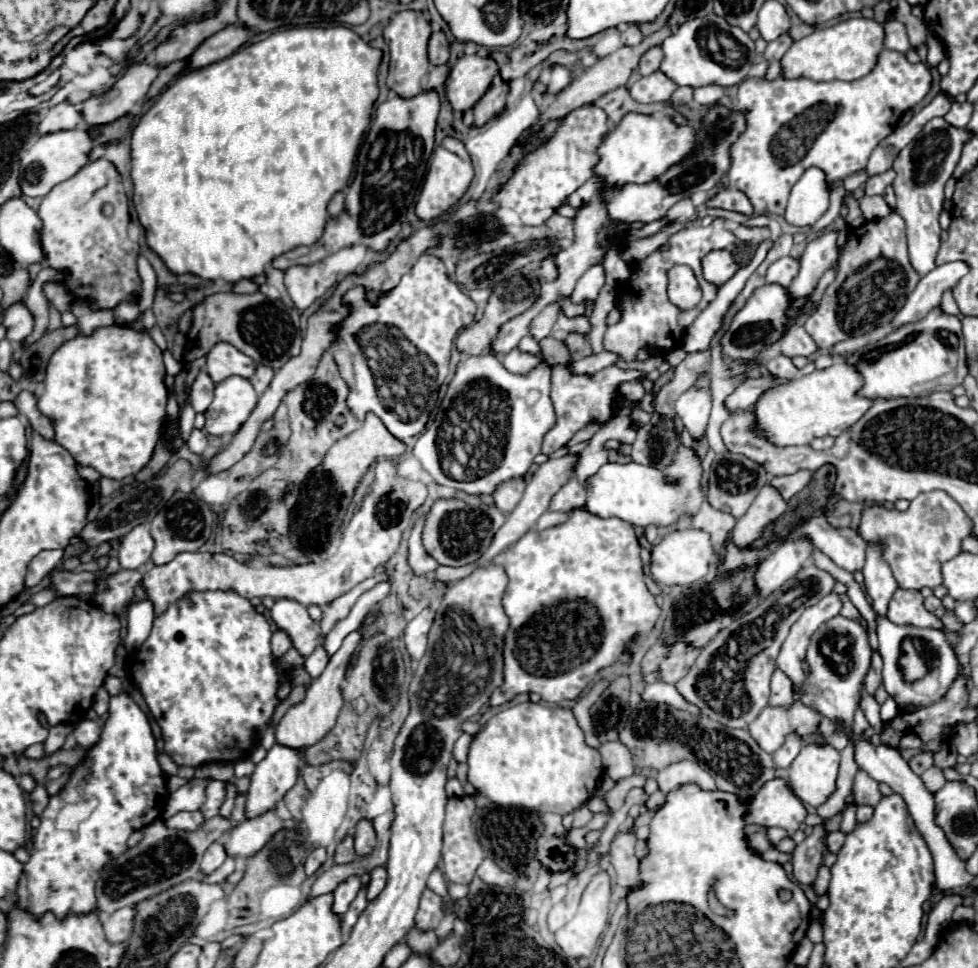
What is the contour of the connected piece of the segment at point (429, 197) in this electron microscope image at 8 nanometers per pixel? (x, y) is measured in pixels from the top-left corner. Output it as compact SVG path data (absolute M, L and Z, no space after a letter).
M453 137L443 139L443 143L435 147L429 159L429 173L427 173L421 197L417 201L417 207L415 207L417 217L423 221L435 221L441 215L445 215L457 203L457 191L459 191L459 199L465 195L471 179L473 179L473 167L471 167L471 159L463 143Z

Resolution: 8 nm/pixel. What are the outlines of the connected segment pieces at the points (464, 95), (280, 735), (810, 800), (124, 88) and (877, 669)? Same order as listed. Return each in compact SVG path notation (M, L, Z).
M463 55L445 83L447 99L453 111L469 111L473 105L485 95L491 87L493 77L497 75L497 63L491 57L477 57L477 55Z
M359 631L351 633L345 637L341 649L331 657L327 669L323 671L321 677L313 679L311 685L307 687L307 695L301 703L293 705L285 717L279 721L277 729L275 729L275 737L277 737L277 743L285 745L285 747L291 747L291 749L297 749L297 751L303 751L307 747L311 747L313 743L319 743L333 727L335 727L335 721L337 721L337 715L339 715L339 709L343 705L343 697L341 697L341 681L345 677L345 669L347 669L347 663L349 663L349 657L351 653L355 651L355 647L359 645L361 641L361 635Z
M803 745L799 757L789 767L789 785L793 793L811 807L819 807L837 789L839 775L839 753L829 745Z
M137 63L127 69L127 73L101 97L91 97L83 103L81 115L89 127L107 125L123 115L131 113L147 95L151 83L155 81L159 69Z
M873 651L873 657L871 657L871 667L869 667L869 671L867 671L867 675L865 675L865 681L863 681L863 685L865 685L865 691L867 693L875 693L875 689L879 687L879 683L881 683L881 667L883 667L883 661L881 661L881 655L879 655L879 651Z

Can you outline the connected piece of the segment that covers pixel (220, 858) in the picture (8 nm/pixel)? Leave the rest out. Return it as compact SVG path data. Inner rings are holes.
M213 843L213 845L205 851L205 855L203 855L201 873L205 873L205 875L213 873L215 869L219 869L219 867L223 865L225 859L227 859L227 855L225 855L225 851L223 851L223 845L221 845L221 843Z

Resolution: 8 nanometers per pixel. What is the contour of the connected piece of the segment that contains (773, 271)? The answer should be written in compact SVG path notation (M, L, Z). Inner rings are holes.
M781 257L767 269L767 283L777 283L781 287L789 287L793 277L799 271L799 261L793 257Z

